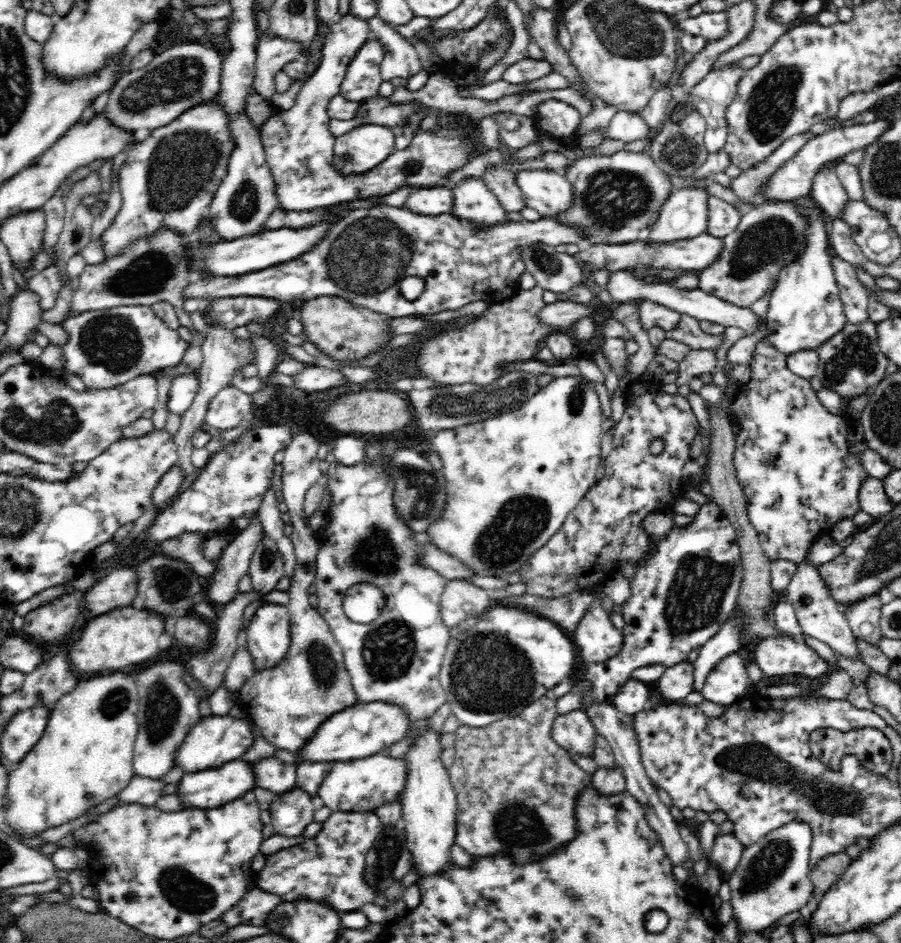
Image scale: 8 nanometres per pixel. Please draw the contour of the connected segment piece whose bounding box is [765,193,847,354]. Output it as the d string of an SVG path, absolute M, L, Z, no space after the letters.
M811 193L791 199L790 203L804 219L806 244L800 256L780 270L765 317L765 341L784 354L816 350L838 334L847 323L831 261L833 250L829 244L826 214Z

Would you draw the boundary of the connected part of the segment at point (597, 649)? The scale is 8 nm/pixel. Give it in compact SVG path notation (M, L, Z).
M590 606L580 618L572 640L577 655L587 664L610 660L622 647L624 638L601 606Z

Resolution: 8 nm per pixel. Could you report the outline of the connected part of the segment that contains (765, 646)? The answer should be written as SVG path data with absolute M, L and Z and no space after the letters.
M764 637L756 648L754 660L765 676L801 674L808 678L818 678L833 670L804 641L788 637Z

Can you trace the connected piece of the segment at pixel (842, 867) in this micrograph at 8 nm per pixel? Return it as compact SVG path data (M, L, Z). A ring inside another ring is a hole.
M845 852L820 858L811 868L811 881L816 890L825 893L843 874L852 859Z

